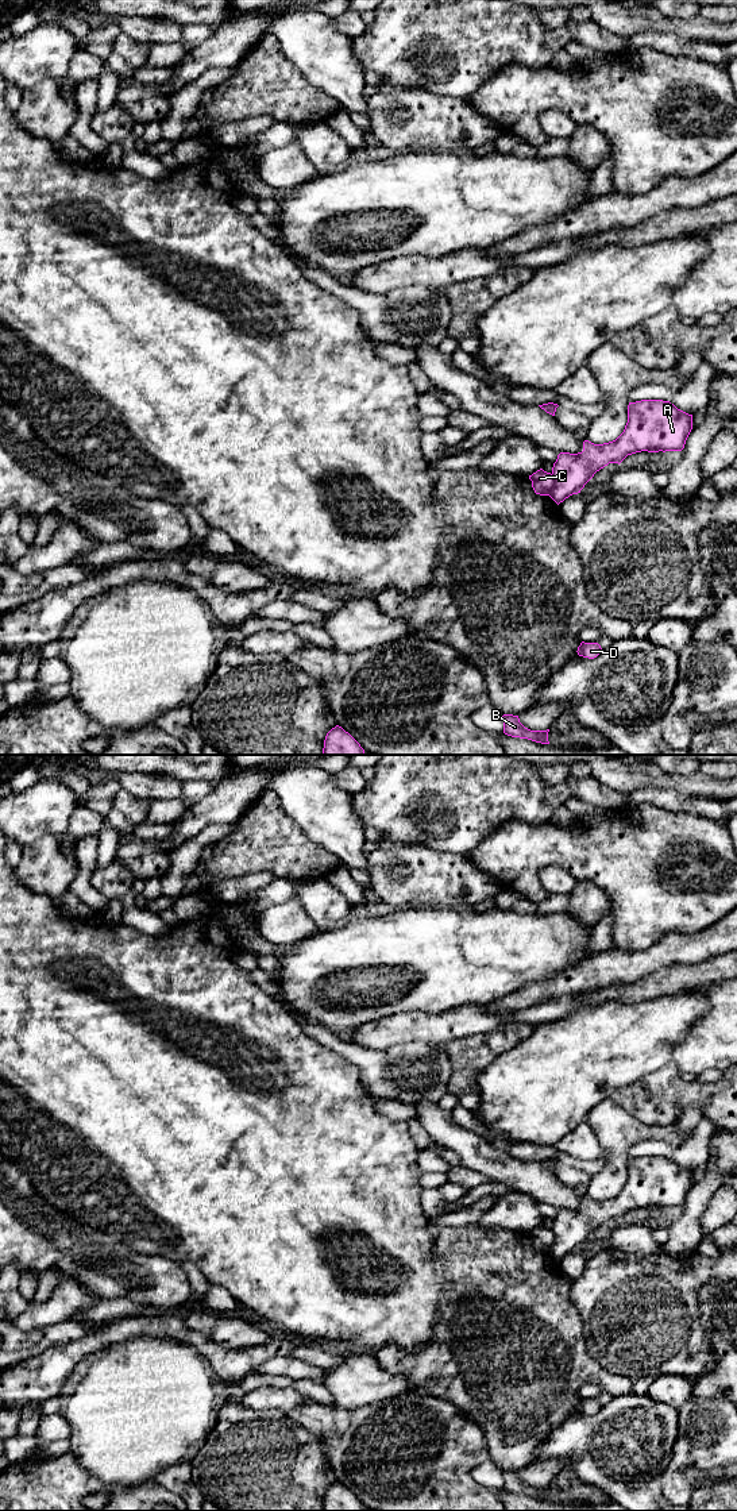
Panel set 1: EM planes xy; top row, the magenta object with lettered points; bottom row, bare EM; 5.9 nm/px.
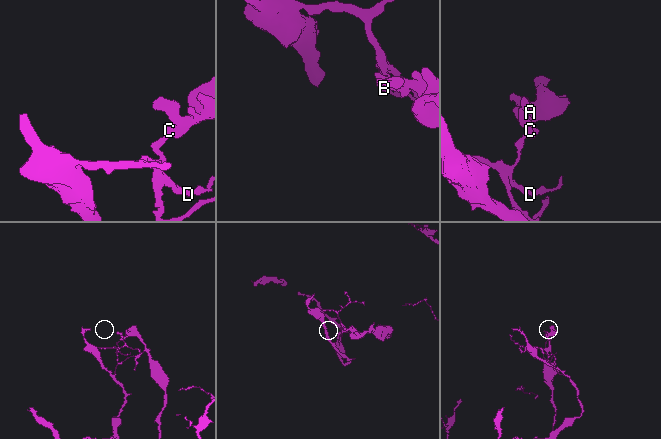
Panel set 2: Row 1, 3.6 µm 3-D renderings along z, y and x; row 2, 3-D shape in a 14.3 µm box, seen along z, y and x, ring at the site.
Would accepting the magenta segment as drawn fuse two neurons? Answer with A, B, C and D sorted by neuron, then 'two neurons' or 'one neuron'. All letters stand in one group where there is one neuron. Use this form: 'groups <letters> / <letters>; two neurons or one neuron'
groups A B / C D; two neurons

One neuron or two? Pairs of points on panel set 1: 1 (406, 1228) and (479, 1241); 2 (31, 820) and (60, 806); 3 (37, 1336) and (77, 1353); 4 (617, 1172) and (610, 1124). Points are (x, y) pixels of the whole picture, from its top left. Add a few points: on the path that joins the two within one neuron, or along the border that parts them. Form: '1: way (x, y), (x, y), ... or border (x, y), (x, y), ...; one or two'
1: border (436, 1232), (433, 1264); two
2: way (38, 813), (47, 806), (53, 806); one
3: border (87, 1333), (80, 1338), (46, 1348), (29, 1359); two
4: way (617, 1160), (617, 1136); one

